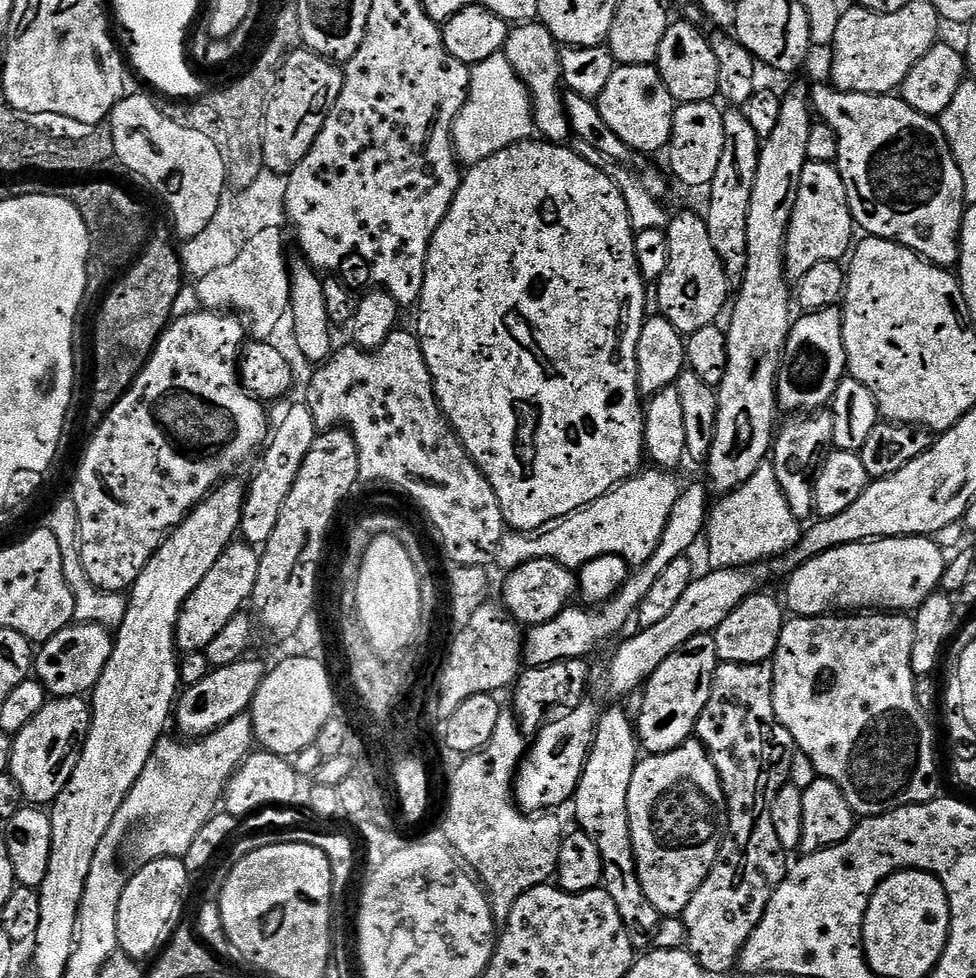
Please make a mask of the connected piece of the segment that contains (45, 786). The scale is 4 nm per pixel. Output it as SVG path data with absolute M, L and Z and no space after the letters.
M61 696L59 698L49 699L47 704L42 706L42 710L38 710L38 714L34 714L34 718L30 718L30 722L26 722L26 726L22 726L20 732L15 733L12 742L12 767L10 769L11 776L18 782L20 793L24 796L25 801L32 806L50 806L58 798L58 794L62 794L62 790L66 790L66 782L70 782L70 774L74 774L74 766L78 766L78 758L84 749L86 738L90 734L90 726L92 725L92 705L84 696Z

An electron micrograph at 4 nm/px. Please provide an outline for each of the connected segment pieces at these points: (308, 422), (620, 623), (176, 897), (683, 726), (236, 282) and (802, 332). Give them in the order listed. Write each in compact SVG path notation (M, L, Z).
M300 402L296 404L284 417L280 420L280 425L275 425L274 431L271 433L270 439L267 441L266 447L263 449L262 456L264 461L260 464L260 469L256 472L252 484L247 485L246 495L244 498L244 513L242 514L242 522L240 523L239 535L243 537L247 543L253 546L263 546L268 543L270 534L274 534L274 526L278 526L278 514L282 514L282 502L286 502L286 494L290 494L290 490L294 486L294 482L298 478L298 470L302 470L302 462L306 462L306 454L310 454L310 446L316 441L318 429L314 422L314 414L308 408L307 403Z
M692 484L681 491L680 498L668 519L668 526L660 539L660 545L656 547L656 553L652 555L652 559L645 560L629 575L628 581L611 600L605 600L599 606L579 606L580 608L569 606L561 610L550 622L529 627L523 639L523 659L534 668L557 664L563 660L582 660L591 657L591 652L599 644L614 639L631 620L633 623L634 617L639 613L642 598L650 594L650 586L654 586L654 582L662 579L664 571L695 542L699 532L701 535L710 512L709 489L705 488L700 484Z
M175 856L152 860L135 870L137 872L129 875L128 884L122 890L122 902L118 902L118 948L131 960L144 962L155 957L181 927L190 873L183 859Z
M707 635L695 636L674 654L670 654L670 658L666 658L666 662L662 662L662 666L658 666L658 670L654 670L654 674L642 689L644 701L640 704L640 713L635 713L634 716L638 744L647 755L666 754L670 750L682 746L687 740L693 739L698 718L702 714L702 710L706 710L706 702L710 702L710 690L717 667L716 642L711 635Z
M281 227L260 230L246 242L234 262L200 276L198 280L202 287L212 288L222 303L232 303L233 309L249 320L252 340L269 341L281 315L290 308L291 271L284 256L282 233Z
M839 307L823 308L821 312L801 315L788 334L784 348L784 361L780 364L780 377L776 380L776 398L781 409L789 408L792 414L816 414L831 405L836 391L845 380L848 370L846 346L844 345L844 318Z

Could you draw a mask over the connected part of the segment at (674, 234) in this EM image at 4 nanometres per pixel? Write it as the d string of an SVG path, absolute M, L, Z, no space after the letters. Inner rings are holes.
M680 212L676 216L675 213L669 219L666 231L669 238L669 264L658 281L658 312L681 334L691 334L694 330L702 330L702 326L710 326L721 319L720 311L728 300L730 277L724 271L718 250L714 250L714 242L710 242L708 221L703 215Z

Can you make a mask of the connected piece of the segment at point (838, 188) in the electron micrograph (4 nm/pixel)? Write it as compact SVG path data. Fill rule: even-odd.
M809 162L802 170L802 182L798 186L798 198L788 227L788 241L784 247L786 272L793 281L803 281L809 272L823 260L843 261L853 251L854 221L846 182L835 163Z

